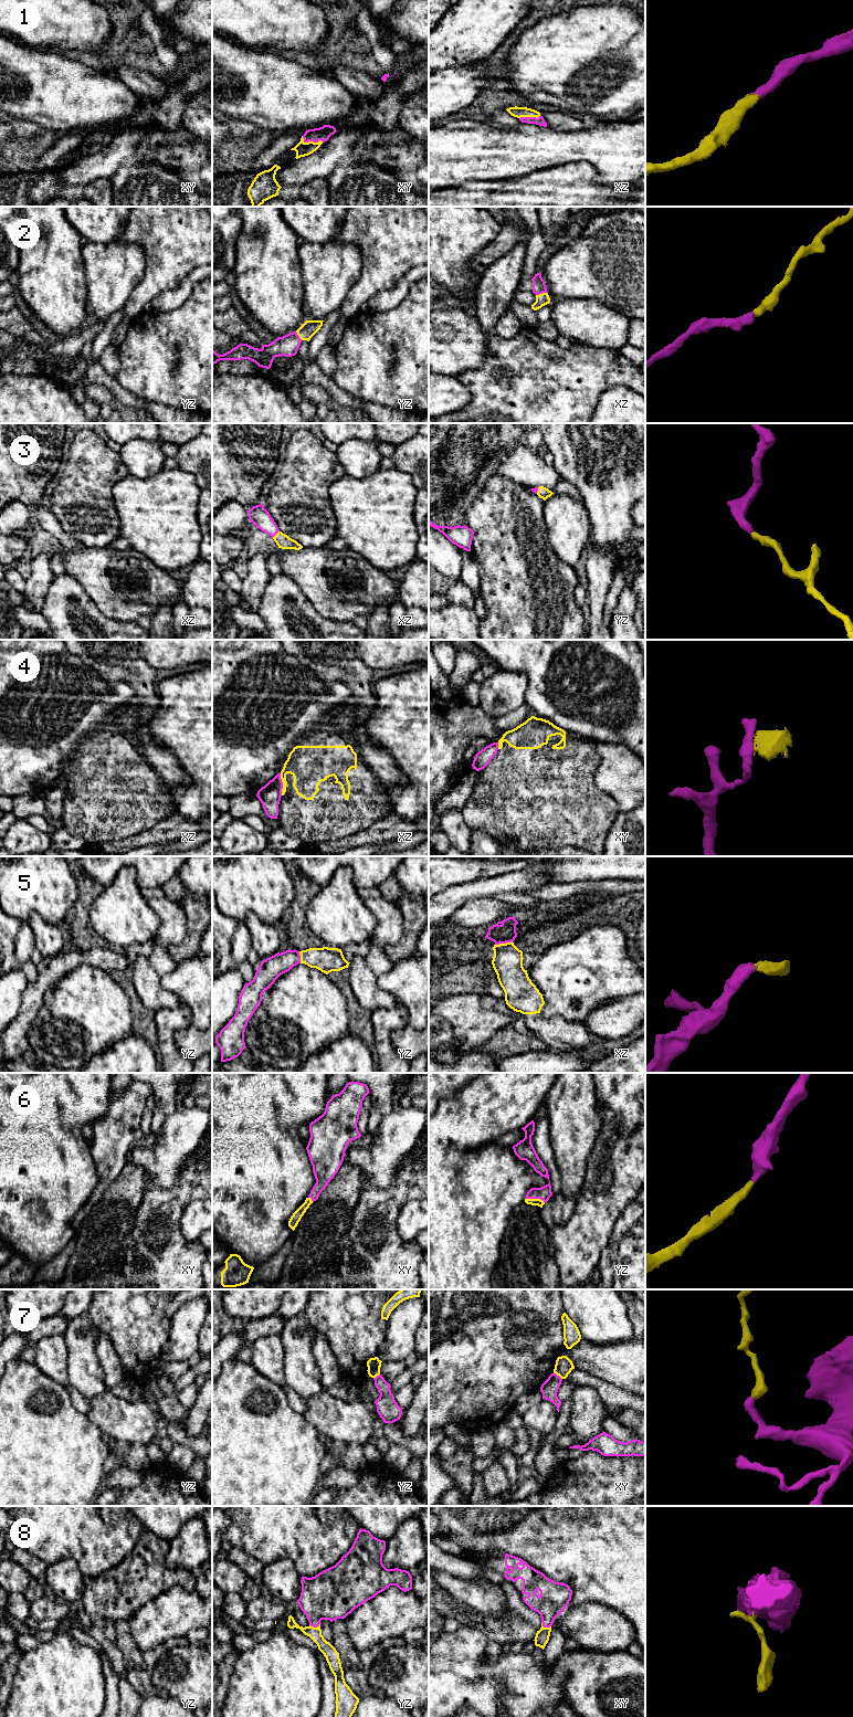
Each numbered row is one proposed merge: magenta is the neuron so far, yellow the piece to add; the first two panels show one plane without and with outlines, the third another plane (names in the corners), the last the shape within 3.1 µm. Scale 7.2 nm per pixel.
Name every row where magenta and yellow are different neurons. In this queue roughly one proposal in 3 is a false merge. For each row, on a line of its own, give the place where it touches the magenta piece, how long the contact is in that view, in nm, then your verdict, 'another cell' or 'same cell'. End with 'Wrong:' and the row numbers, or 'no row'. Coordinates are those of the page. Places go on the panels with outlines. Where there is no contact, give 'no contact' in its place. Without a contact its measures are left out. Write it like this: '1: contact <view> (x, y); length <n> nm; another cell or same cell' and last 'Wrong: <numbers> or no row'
1: contact xy (312, 140); length 170 nm; same cell
2: contact xz (540, 293); length 80 nm; same cell
3: contact xz (275, 534); length 80 nm; same cell
4: contact xz (282, 785); length 160 nm; another cell
5: contact xz (503, 943); length 130 nm; same cell
6: contact yz (535, 1198); length 140 nm; same cell
7: contact xy (558, 1376); length 80 nm; another cell
8: contact yz (314, 1626); length 80 nm; same cell
Wrong: 4, 7

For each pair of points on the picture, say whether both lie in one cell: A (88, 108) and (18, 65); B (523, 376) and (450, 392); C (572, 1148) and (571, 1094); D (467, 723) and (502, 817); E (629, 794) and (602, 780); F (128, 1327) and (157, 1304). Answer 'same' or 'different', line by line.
A: same
B: different
C: same
D: different
E: same
F: same

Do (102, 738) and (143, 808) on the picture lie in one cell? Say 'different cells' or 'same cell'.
same cell

